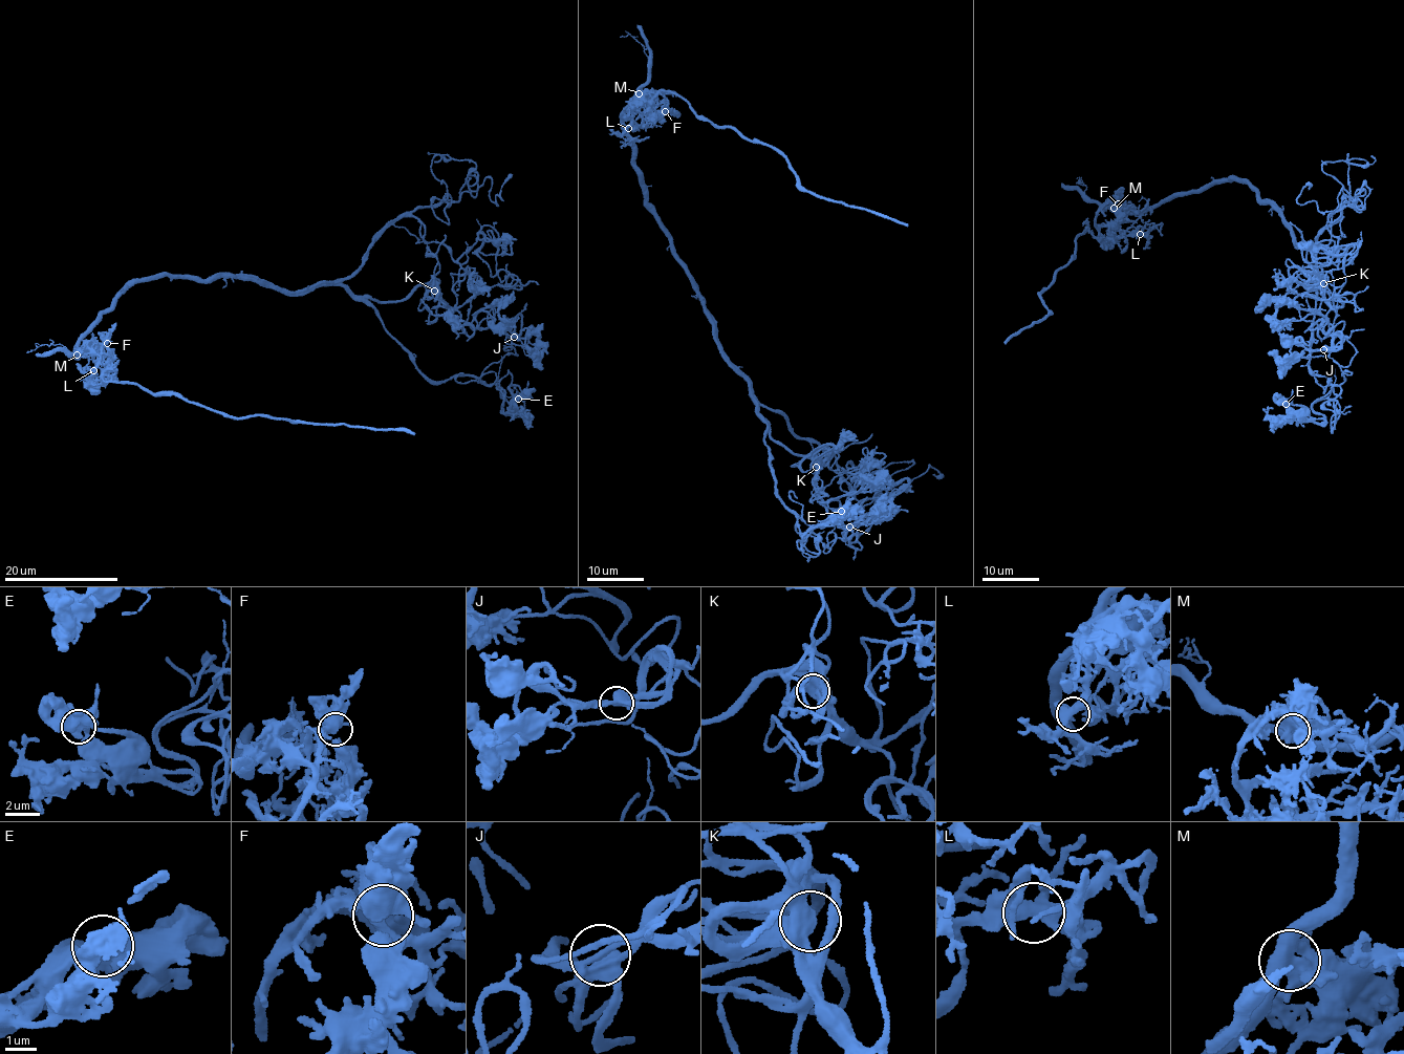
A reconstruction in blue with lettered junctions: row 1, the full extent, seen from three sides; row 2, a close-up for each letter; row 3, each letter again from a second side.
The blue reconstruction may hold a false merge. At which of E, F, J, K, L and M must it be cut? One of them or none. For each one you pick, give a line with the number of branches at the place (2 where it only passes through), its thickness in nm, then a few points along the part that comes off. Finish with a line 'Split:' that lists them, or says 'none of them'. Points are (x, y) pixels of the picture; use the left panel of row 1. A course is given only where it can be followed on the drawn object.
M: branches 4; calibre 480 nm; course (77, 355), (86, 349), (99, 358), (91, 384), (103, 379), (132, 383), (229, 415), (415, 434)
Split: M

